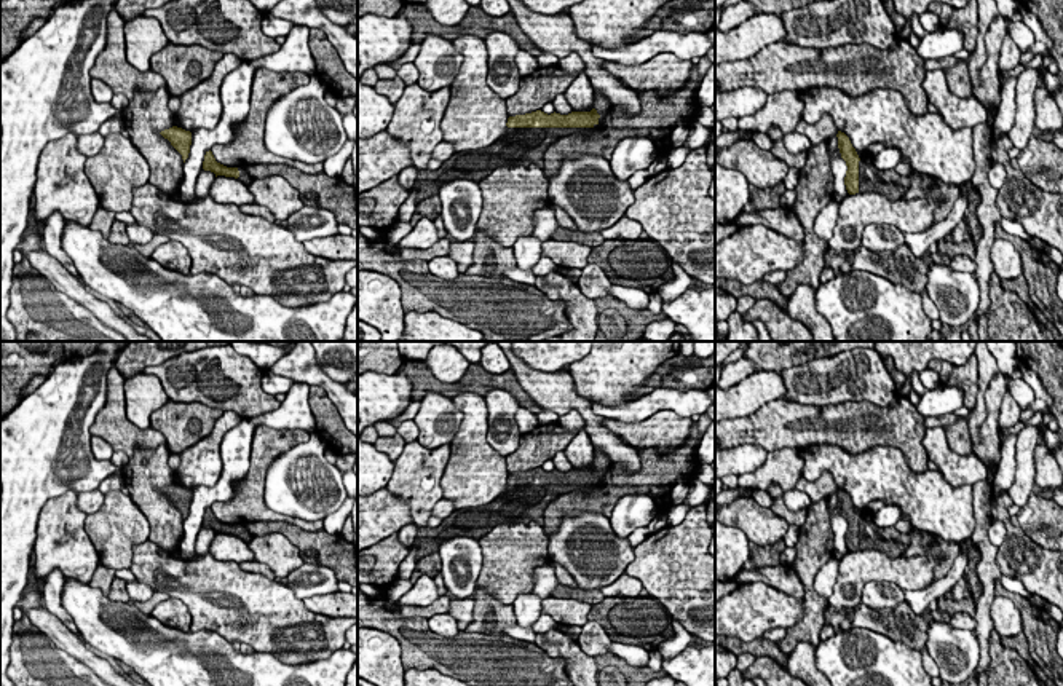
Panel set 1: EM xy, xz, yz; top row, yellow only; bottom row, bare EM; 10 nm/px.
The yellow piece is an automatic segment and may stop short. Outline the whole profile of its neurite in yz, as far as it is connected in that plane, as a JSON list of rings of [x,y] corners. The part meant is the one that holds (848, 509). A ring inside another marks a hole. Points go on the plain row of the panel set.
[[[838,488],[836,495],[841,515],[848,523],[844,542],[849,552],[873,549],[891,558],[902,557],[907,546],[881,536],[875,523],[875,512],[870,507],[857,509],[841,488]]]

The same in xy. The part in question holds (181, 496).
[[[172,483],[160,490],[164,496],[171,499],[171,503],[182,512],[182,517],[188,515],[190,503],[192,503],[192,490],[182,485]]]

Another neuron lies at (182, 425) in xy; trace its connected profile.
[[[168,400],[150,416],[150,426],[160,431],[171,455],[180,455],[188,447],[207,437],[223,410],[203,404]]]

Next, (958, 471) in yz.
[[[927,428],[923,445],[951,487],[974,485],[986,479],[988,469],[975,453],[959,456],[950,448],[945,428]]]

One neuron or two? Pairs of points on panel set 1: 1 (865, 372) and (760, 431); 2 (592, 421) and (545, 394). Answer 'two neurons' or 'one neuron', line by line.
1: two neurons
2: one neuron

